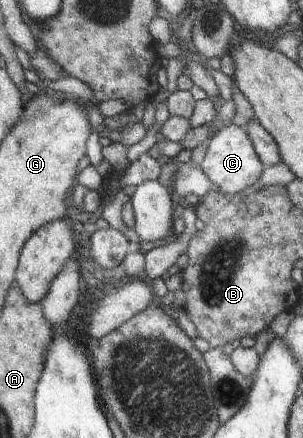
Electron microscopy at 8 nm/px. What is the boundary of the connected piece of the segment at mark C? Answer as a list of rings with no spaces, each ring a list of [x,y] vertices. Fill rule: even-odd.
[[[232,122],[224,124],[209,140],[207,152],[200,167],[218,190],[234,197],[240,196],[243,189],[256,182],[265,168],[250,135]]]

